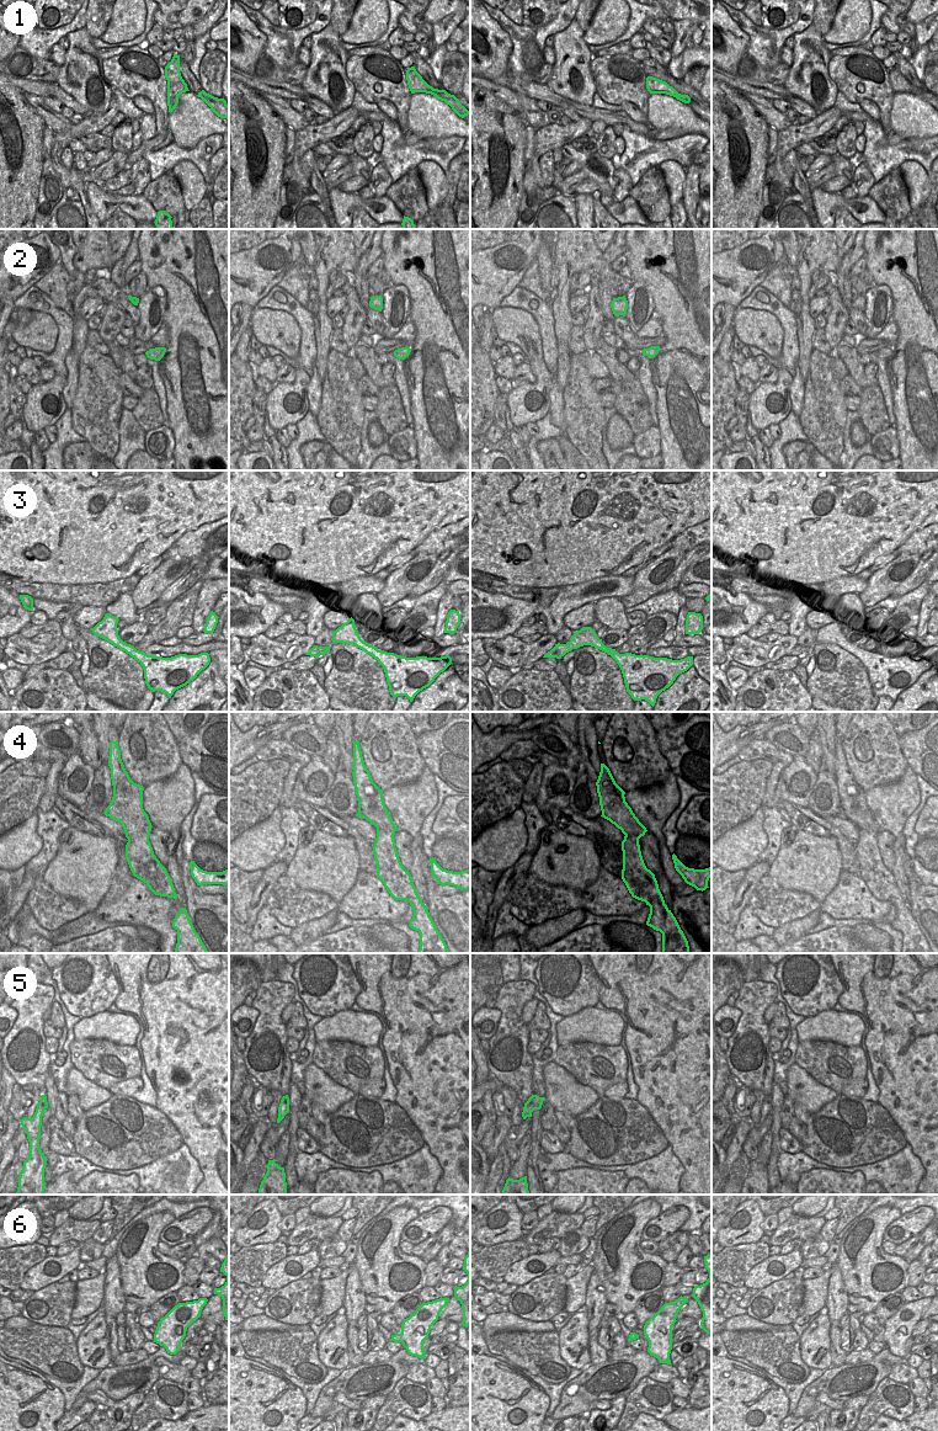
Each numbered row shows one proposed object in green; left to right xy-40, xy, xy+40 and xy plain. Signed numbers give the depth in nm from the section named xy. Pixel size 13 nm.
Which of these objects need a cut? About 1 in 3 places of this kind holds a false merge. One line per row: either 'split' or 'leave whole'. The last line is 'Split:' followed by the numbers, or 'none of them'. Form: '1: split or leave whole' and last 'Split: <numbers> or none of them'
1: split
2: leave whole
3: leave whole
4: split
5: leave whole
6: leave whole
Split: 1, 4

